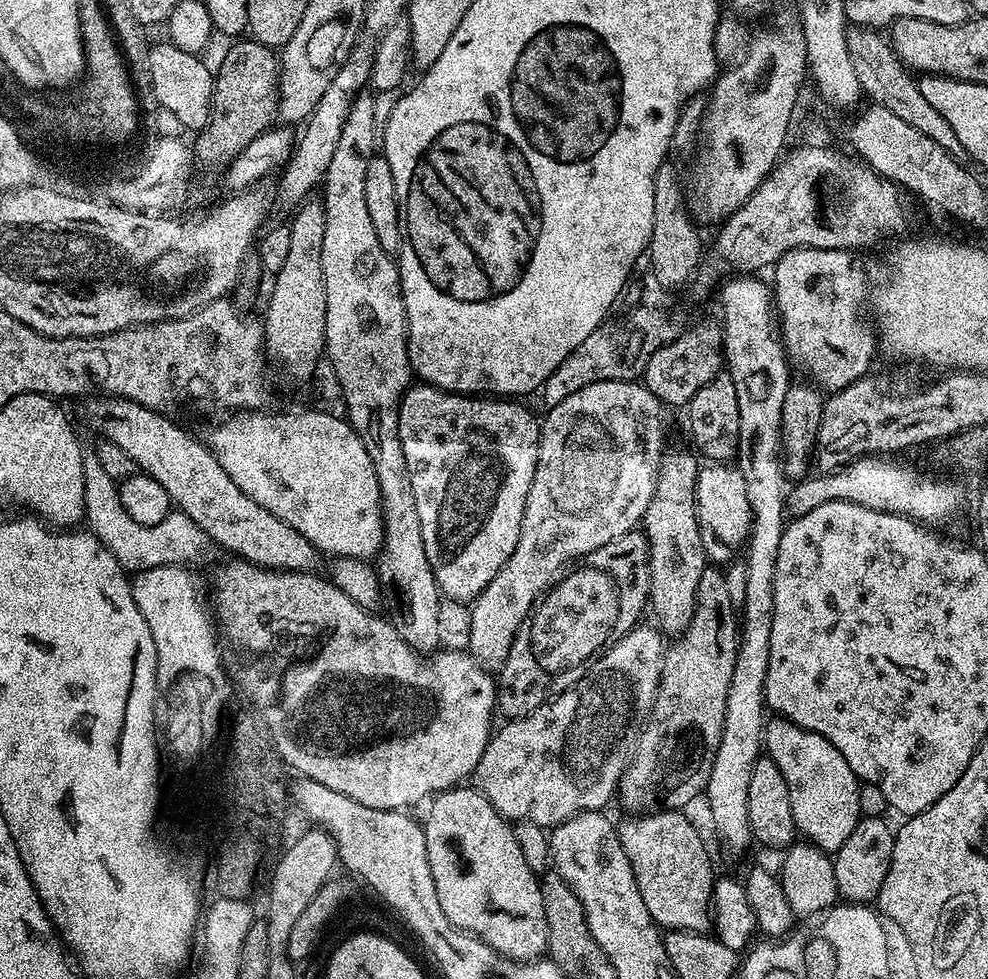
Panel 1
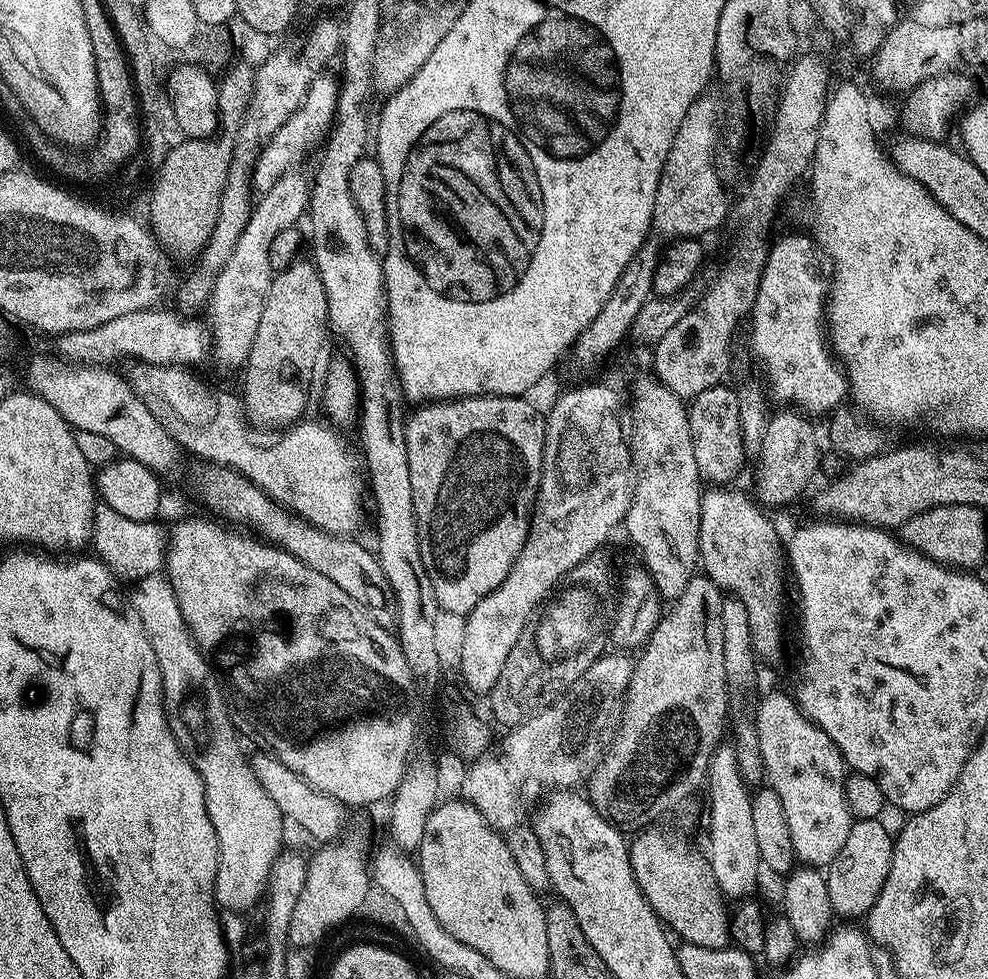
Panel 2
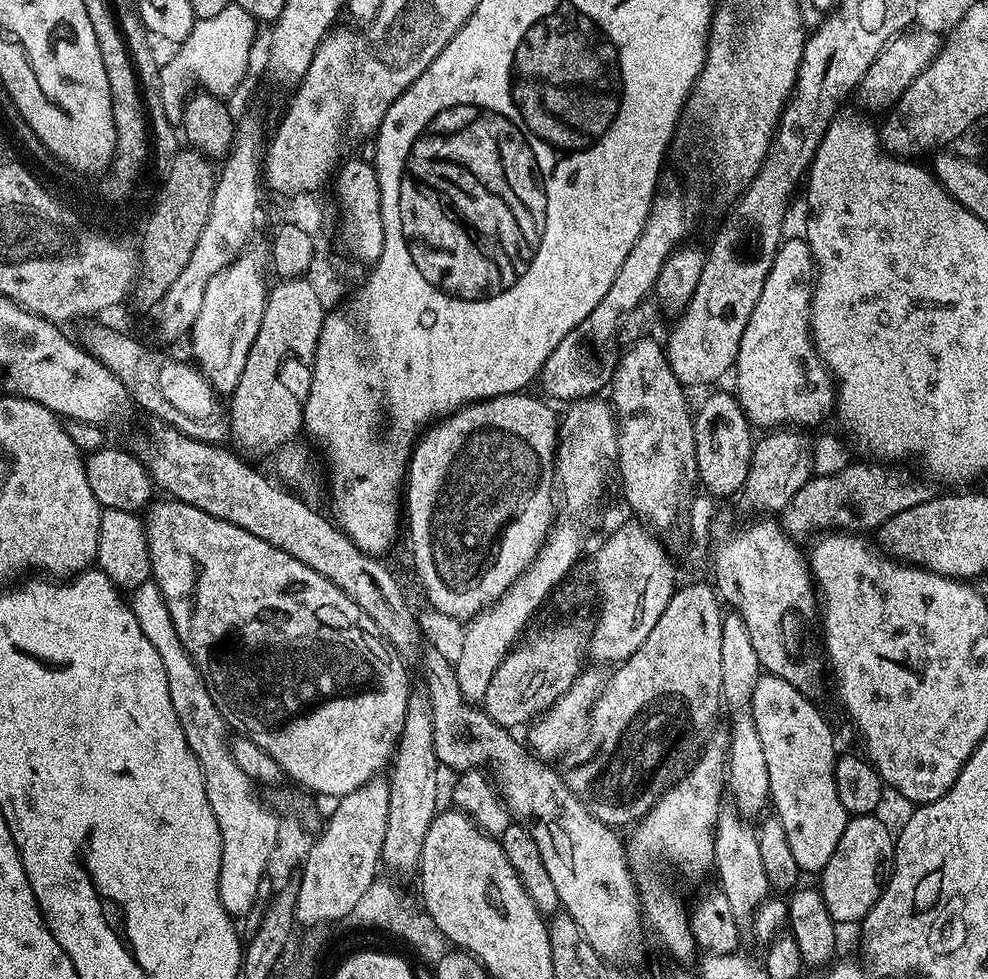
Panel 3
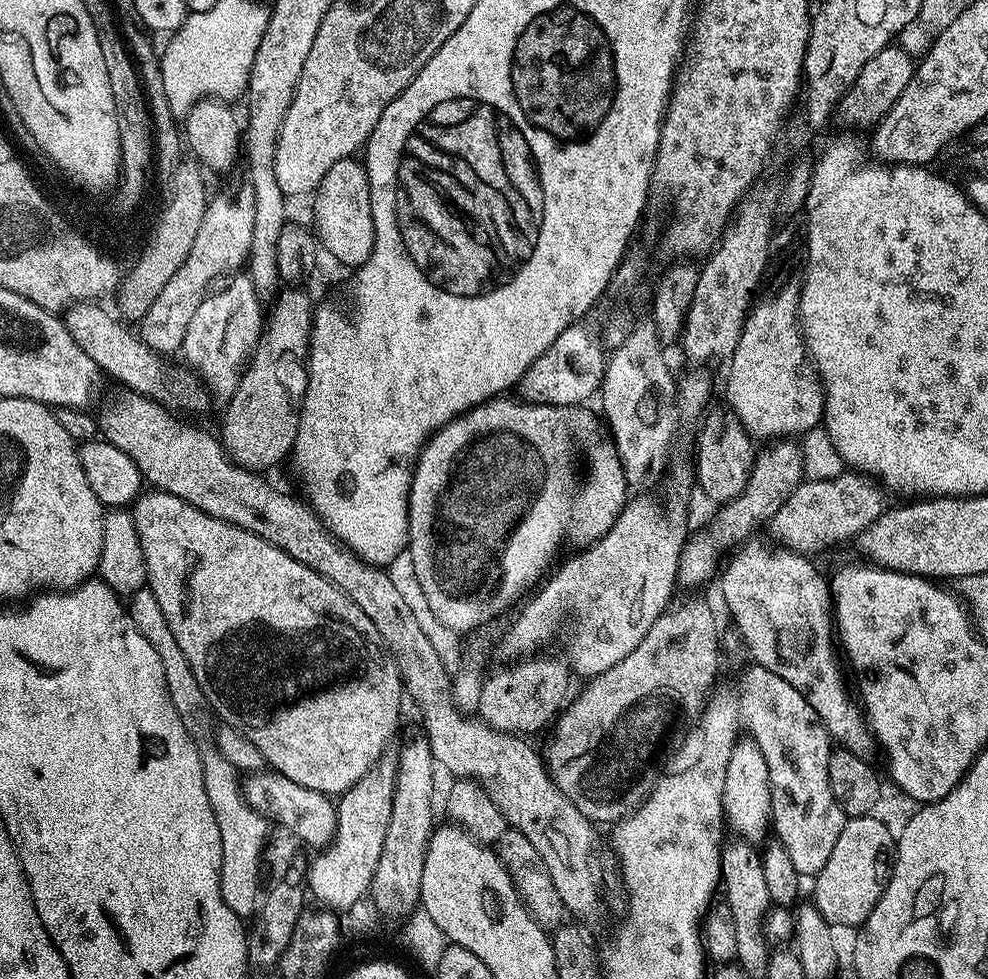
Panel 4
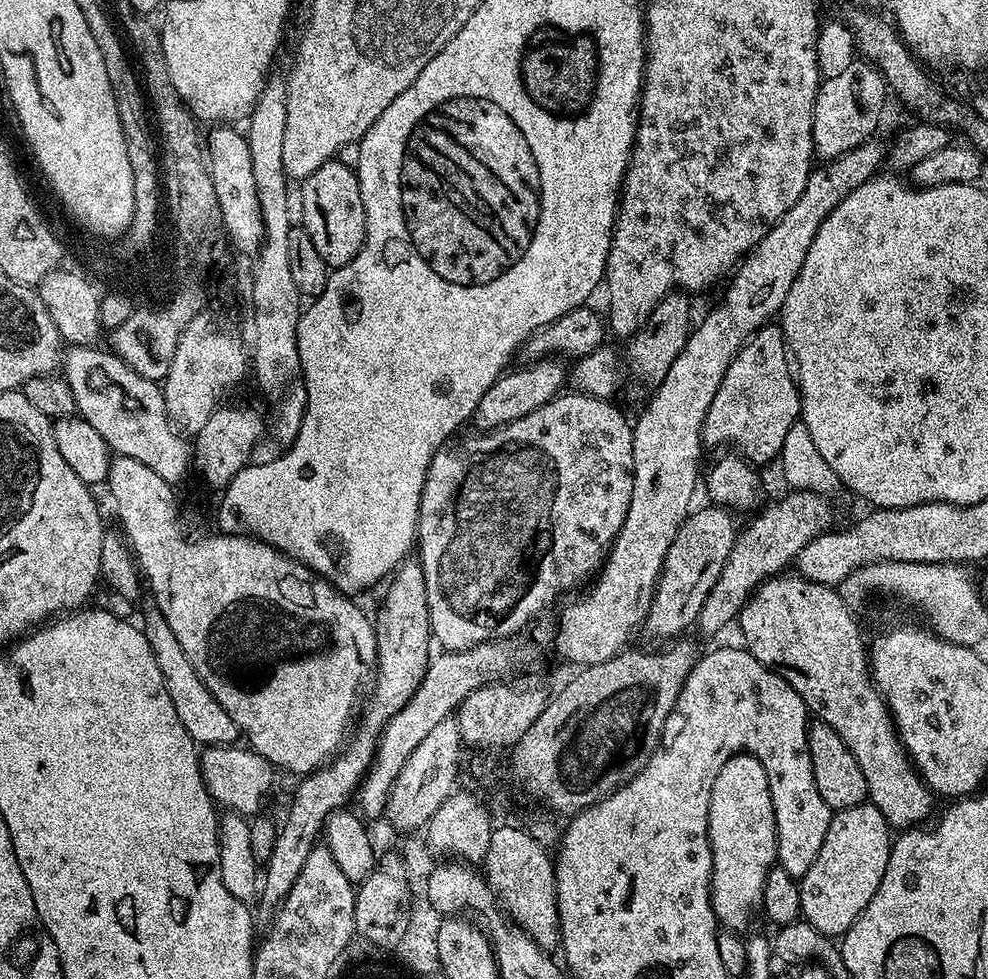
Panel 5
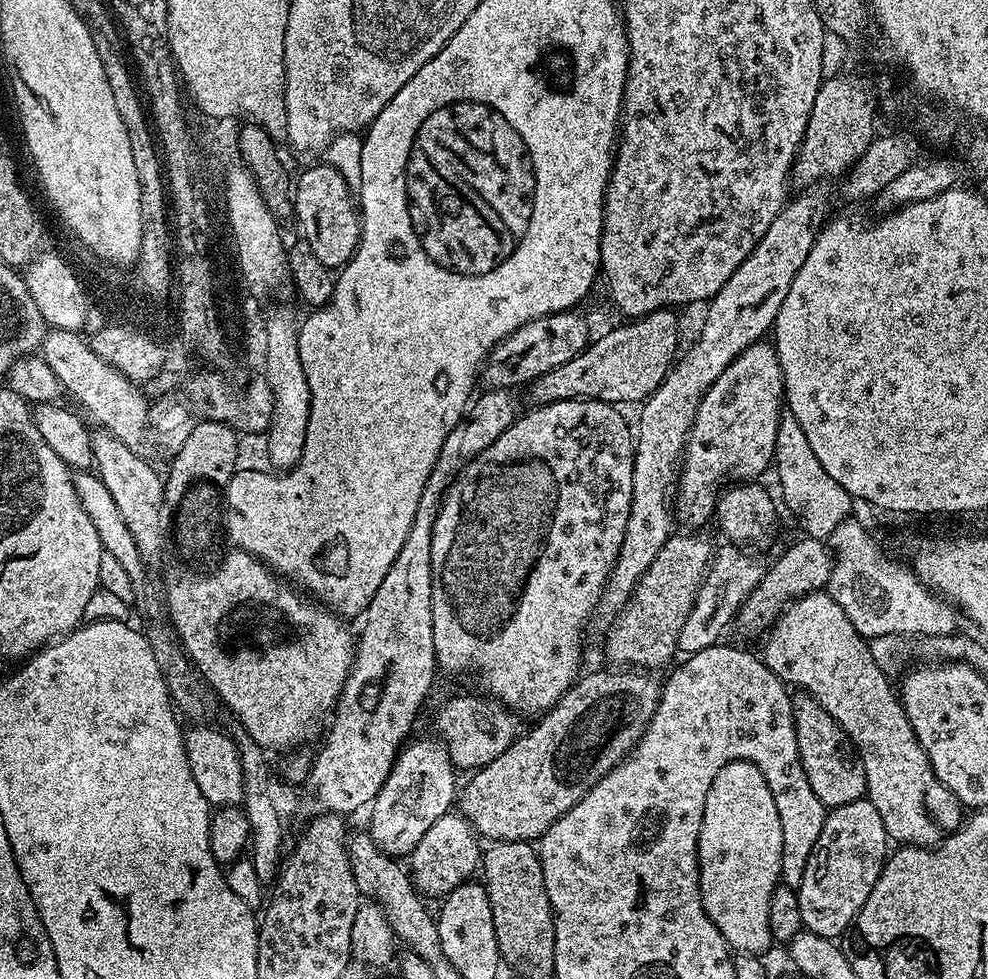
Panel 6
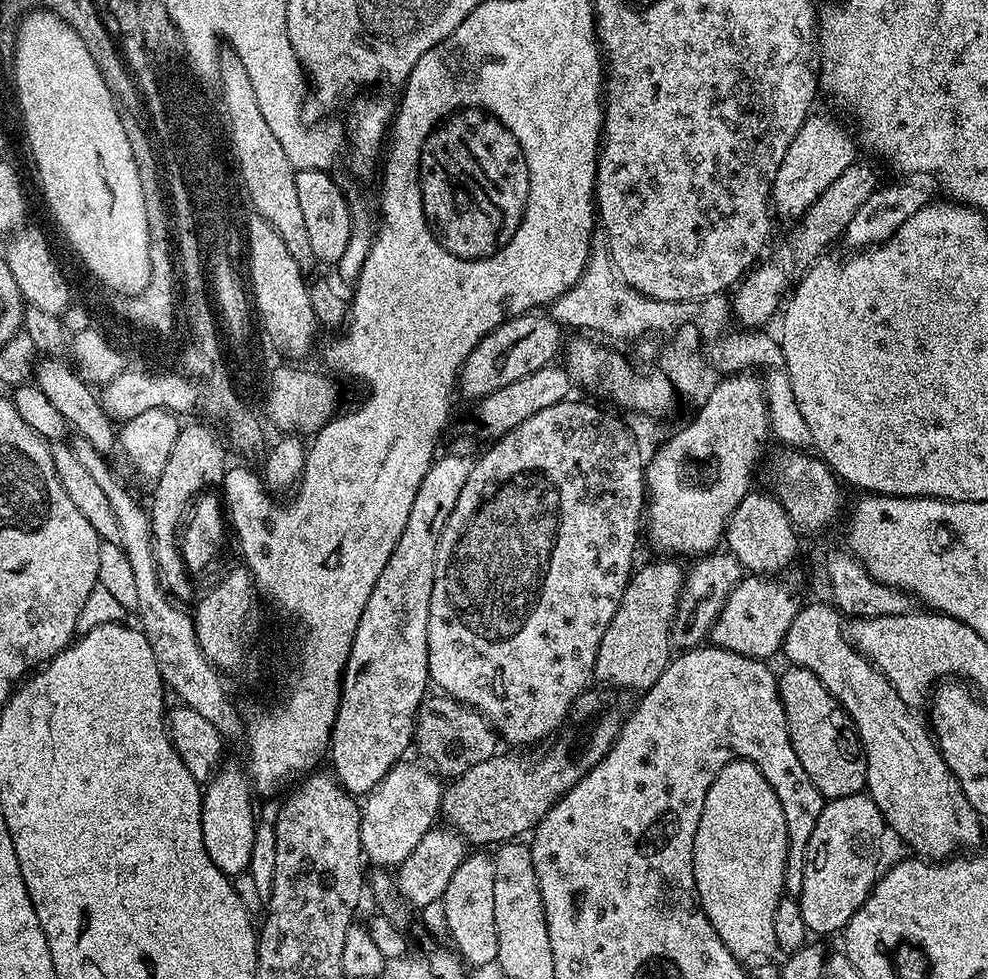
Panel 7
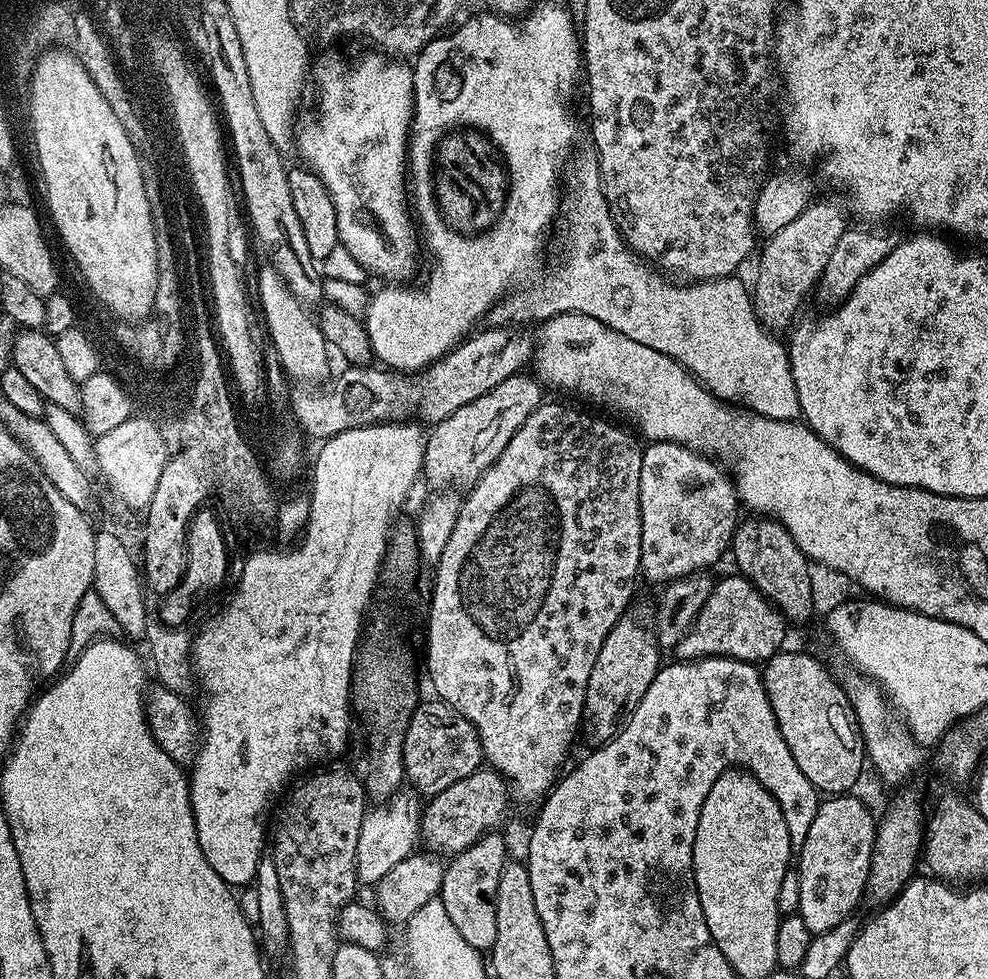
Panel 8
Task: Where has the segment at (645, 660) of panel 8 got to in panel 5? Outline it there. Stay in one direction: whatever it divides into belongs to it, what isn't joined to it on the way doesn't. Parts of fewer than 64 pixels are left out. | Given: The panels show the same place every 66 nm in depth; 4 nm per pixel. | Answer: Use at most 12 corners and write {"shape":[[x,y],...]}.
{"shape":[[697,507],[656,579],[642,625],[697,623],[736,544],[737,517]]}

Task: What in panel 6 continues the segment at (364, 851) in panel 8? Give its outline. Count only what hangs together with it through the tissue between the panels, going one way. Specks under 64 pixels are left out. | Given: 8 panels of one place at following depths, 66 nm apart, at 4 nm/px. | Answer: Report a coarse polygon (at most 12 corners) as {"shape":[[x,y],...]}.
{"shape":[[439,739],[409,743],[370,805],[369,836],[409,855],[458,792]]}

